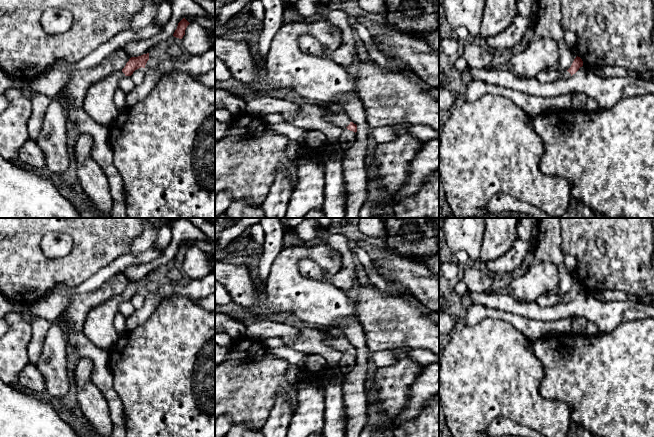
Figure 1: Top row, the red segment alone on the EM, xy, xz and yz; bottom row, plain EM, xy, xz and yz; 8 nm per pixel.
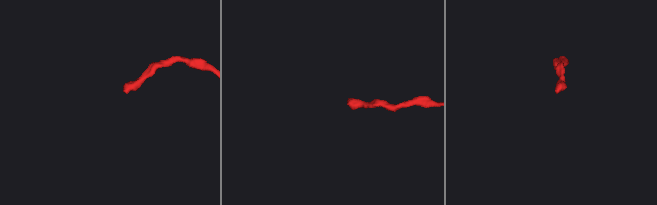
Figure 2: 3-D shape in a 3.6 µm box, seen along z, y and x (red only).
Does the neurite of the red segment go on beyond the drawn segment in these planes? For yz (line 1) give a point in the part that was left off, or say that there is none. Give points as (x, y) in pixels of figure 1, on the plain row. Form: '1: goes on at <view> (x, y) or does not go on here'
1: goes on at yz (565, 298)

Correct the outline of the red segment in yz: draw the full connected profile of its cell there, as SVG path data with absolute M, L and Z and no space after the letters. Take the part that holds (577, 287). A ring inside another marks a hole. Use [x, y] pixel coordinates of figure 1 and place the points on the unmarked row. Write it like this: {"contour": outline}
{"contour": "M576 281L568 294L563 294L561 296L561 303L570 302L573 298L575 298L580 291L583 290L583 285L580 281Z"}

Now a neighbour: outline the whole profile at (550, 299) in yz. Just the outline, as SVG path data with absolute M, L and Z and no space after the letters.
M548 293L545 295L540 296L536 303L541 307L553 306L561 302L561 296L563 294L555 294L555 293Z

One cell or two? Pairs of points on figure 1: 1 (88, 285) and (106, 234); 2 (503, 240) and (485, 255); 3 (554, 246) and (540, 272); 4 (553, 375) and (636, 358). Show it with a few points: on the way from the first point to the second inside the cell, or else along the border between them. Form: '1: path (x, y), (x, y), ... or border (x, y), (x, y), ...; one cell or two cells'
1: border (110, 263), (75, 286); two cells
2: path (499, 241), (489, 251); one cell
3: border (536, 260), (551, 262), (556, 267), (560, 280); two cells
4: path (574, 375), (615, 375); one cell

